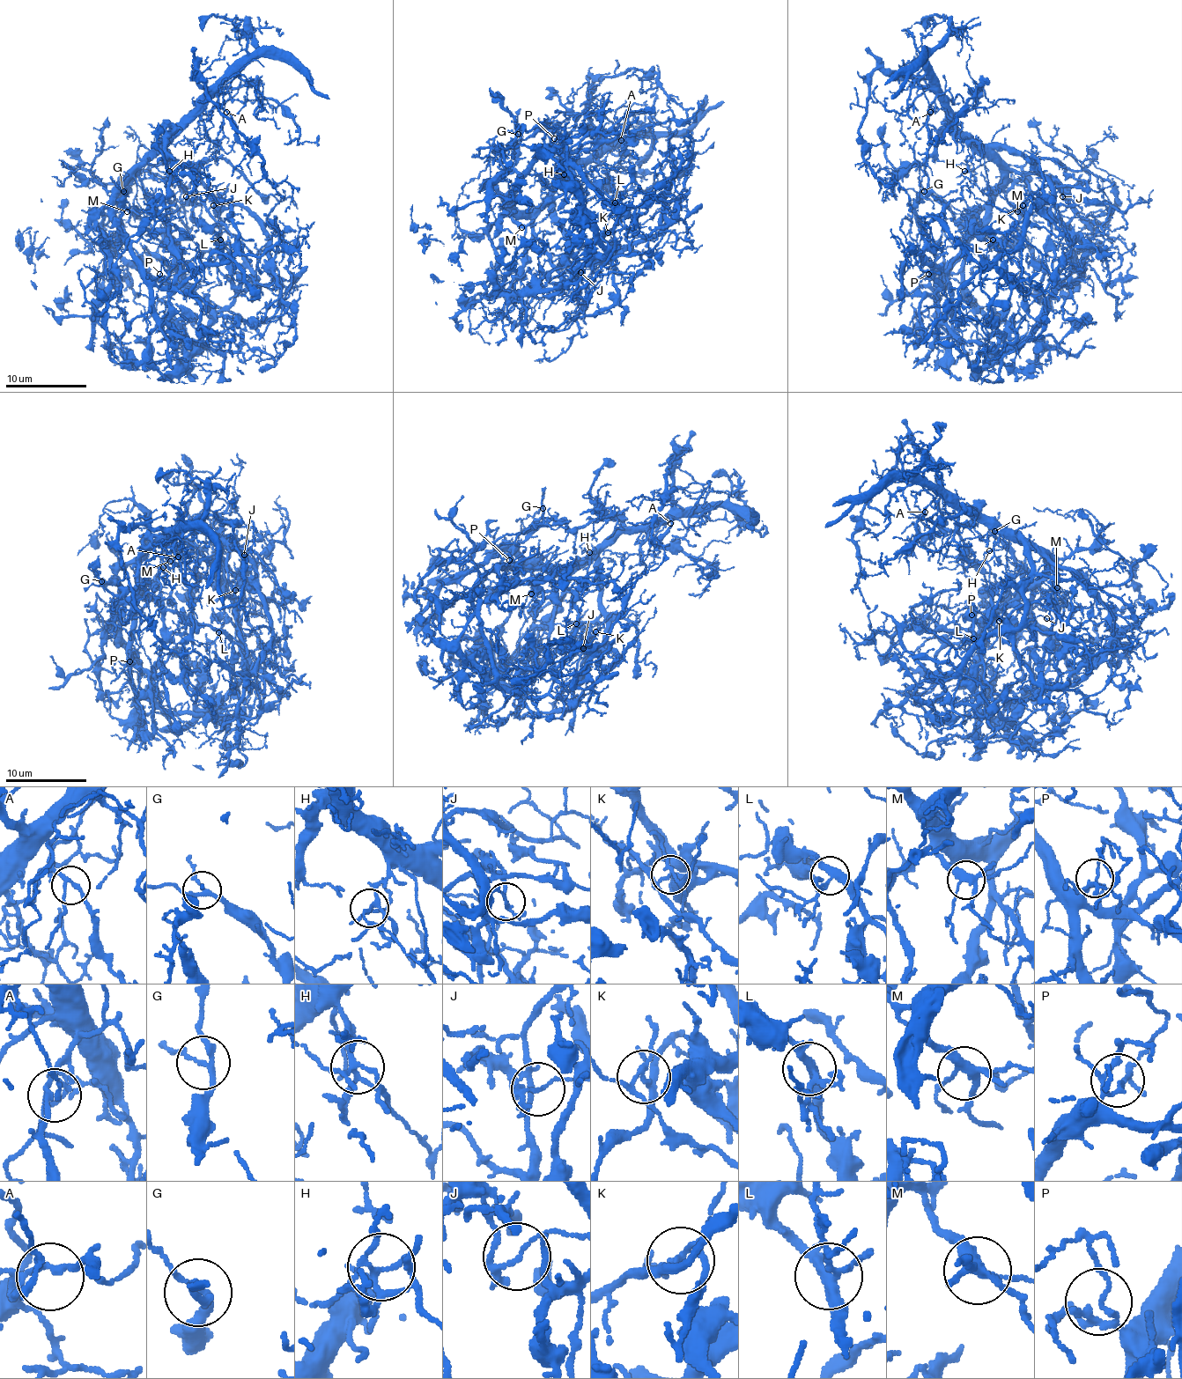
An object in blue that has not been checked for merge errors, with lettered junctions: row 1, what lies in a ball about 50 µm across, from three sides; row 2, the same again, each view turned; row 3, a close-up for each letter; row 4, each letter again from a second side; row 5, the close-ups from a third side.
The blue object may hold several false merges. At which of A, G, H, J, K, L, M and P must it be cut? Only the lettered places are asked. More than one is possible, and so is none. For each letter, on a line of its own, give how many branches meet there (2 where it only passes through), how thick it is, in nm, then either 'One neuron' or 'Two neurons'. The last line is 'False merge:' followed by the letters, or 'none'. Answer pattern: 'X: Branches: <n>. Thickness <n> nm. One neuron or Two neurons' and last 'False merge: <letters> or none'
A: Branches: 3. Thickness 160 nm. One neuron
G: Branches: 3. Thickness 160 nm. One neuron
H: Branches: 6. Thickness 180 nm. One neuron
J: Branches: 3. Thickness 100 nm. Two neurons
K: Branches: 5. Thickness 140 nm. Two neurons
L: Branches: 5. Thickness 300 nm. One neuron
M: Branches: 5. Thickness 320 nm. One neuron
P: Branches: 3. Thickness 100 nm. One neuron
False merge: J, K

